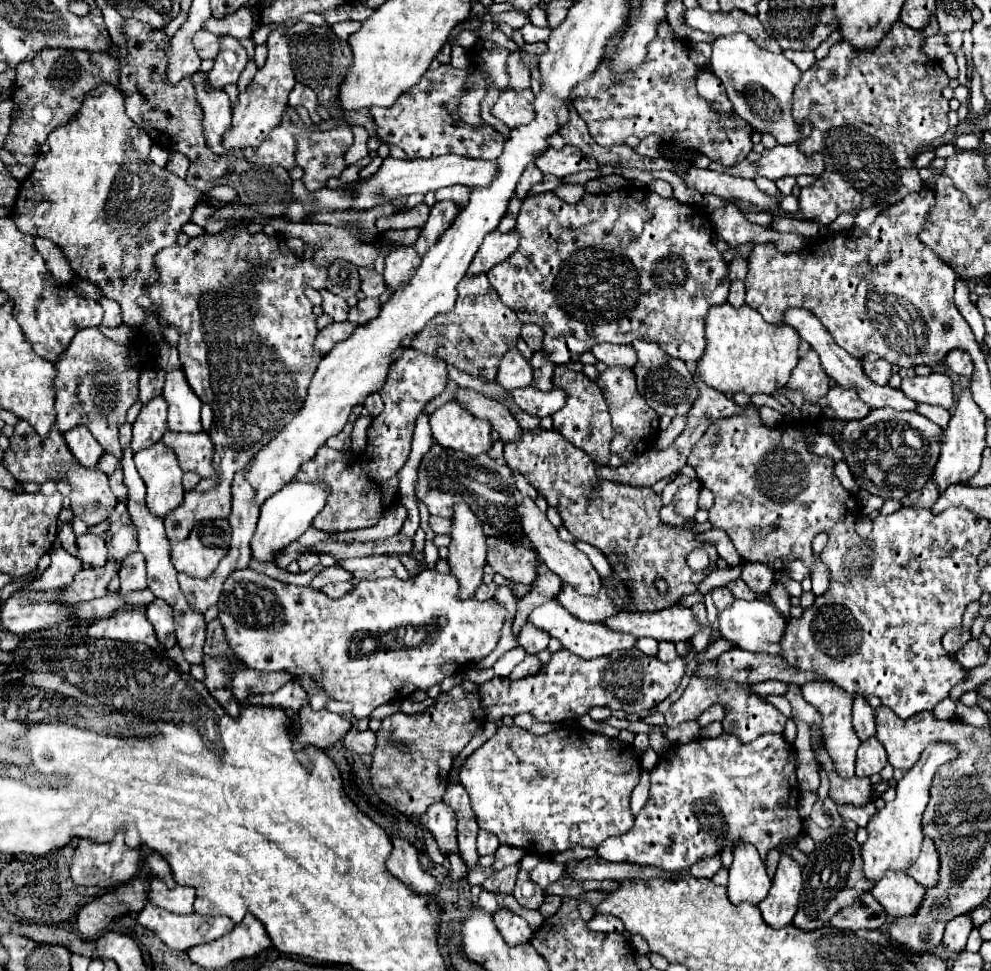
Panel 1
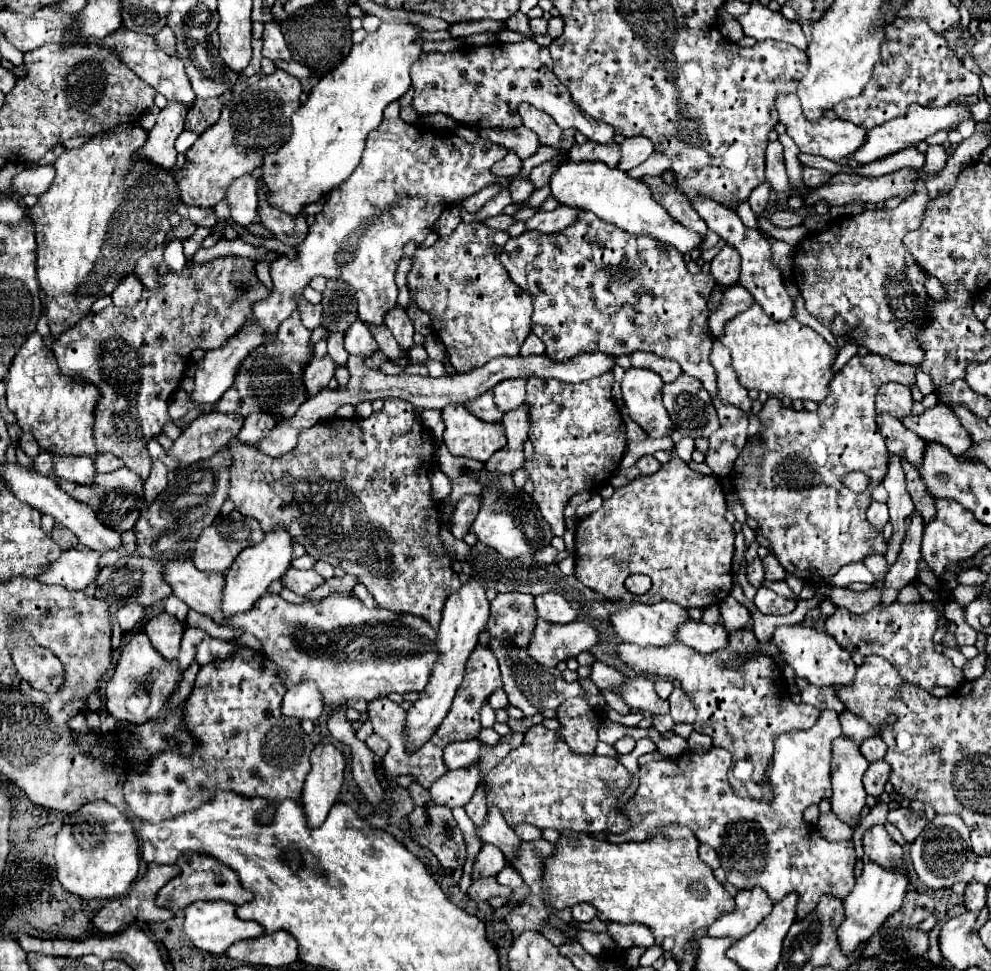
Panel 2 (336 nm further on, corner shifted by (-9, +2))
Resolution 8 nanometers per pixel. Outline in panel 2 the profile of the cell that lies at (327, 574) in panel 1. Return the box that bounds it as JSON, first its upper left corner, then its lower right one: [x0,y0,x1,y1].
[281,567,325,595]

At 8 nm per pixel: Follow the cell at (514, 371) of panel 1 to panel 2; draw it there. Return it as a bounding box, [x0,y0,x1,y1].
[493,378,526,413]

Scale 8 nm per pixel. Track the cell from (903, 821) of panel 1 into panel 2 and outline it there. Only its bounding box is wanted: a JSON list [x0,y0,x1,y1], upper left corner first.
[839,861,909,955]

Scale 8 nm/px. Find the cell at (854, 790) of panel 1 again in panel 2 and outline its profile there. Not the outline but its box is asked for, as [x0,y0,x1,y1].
[863,825,907,875]

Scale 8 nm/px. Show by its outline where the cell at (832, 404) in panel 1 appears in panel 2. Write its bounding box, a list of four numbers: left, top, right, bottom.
[877,415,927,467]

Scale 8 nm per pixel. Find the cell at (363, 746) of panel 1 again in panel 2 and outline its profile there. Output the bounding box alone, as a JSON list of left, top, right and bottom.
[365,735,389,759]

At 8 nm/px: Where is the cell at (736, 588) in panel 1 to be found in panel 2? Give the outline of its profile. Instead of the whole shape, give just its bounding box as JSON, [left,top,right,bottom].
[747,557,763,589]

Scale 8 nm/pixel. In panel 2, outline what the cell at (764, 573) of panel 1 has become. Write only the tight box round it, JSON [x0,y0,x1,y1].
[753,587,797,615]

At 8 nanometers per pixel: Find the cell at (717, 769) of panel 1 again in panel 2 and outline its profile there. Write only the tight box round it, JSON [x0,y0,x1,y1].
[607,711,855,921]

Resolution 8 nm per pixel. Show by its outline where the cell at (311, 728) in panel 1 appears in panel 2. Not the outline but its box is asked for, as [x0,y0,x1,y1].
[303,745,345,827]

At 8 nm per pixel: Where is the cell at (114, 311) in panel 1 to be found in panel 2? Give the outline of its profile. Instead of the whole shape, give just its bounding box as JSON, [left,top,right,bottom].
[111,275,143,307]

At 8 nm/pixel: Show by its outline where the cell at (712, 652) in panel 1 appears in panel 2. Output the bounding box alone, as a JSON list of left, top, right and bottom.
[669,689,695,723]

